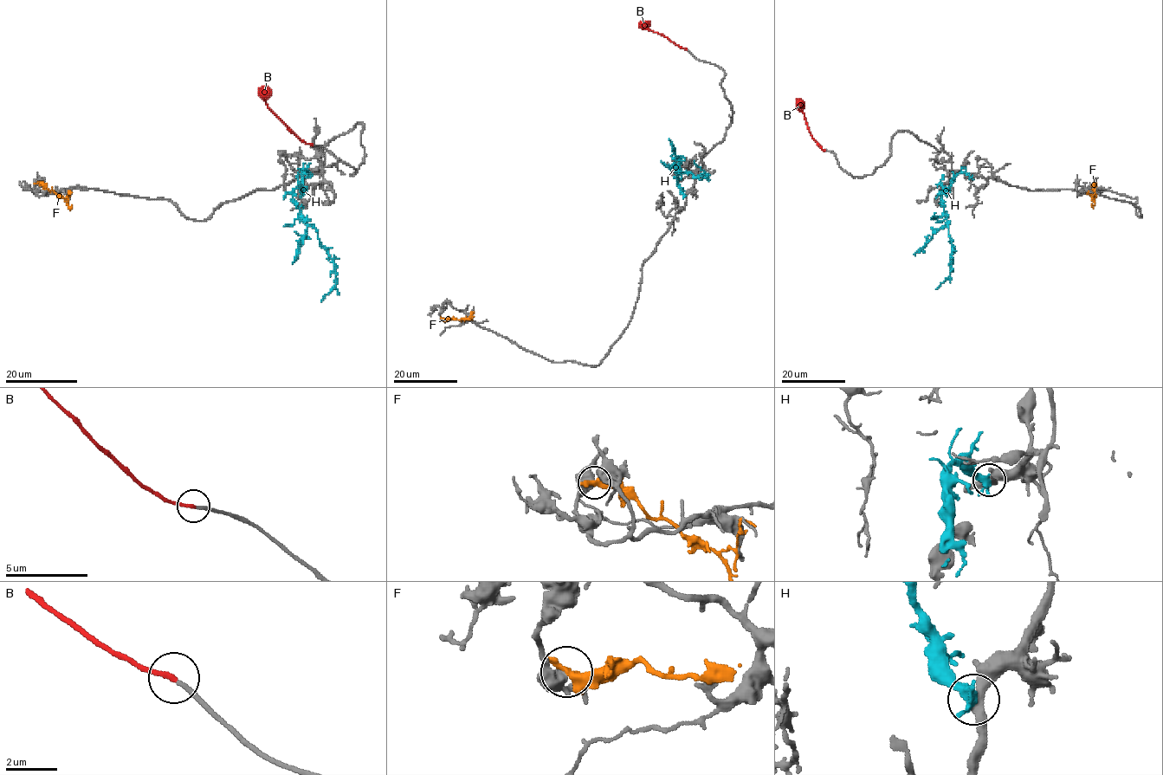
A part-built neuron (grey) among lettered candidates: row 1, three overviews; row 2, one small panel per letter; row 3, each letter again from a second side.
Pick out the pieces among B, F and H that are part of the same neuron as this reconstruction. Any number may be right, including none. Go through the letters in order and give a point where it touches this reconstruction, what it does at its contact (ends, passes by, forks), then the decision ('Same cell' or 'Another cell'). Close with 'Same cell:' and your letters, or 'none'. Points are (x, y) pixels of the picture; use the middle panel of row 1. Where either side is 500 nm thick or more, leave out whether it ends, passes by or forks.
B: Touches grey at (686, 48). It ends there. Same cell
F: Touches grey at (443, 319). Another cell
H: Touches grey at (685, 196). It passes by. Another cell
Same cell: B

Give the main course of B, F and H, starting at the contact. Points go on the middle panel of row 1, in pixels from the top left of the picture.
B: (686, 49), (647, 29), (643, 22)
F: (443, 319), (463, 319), (474, 316)
H: (685, 196), (679, 184), (678, 174), (669, 165), (694, 176), (707, 175), (694, 161)

